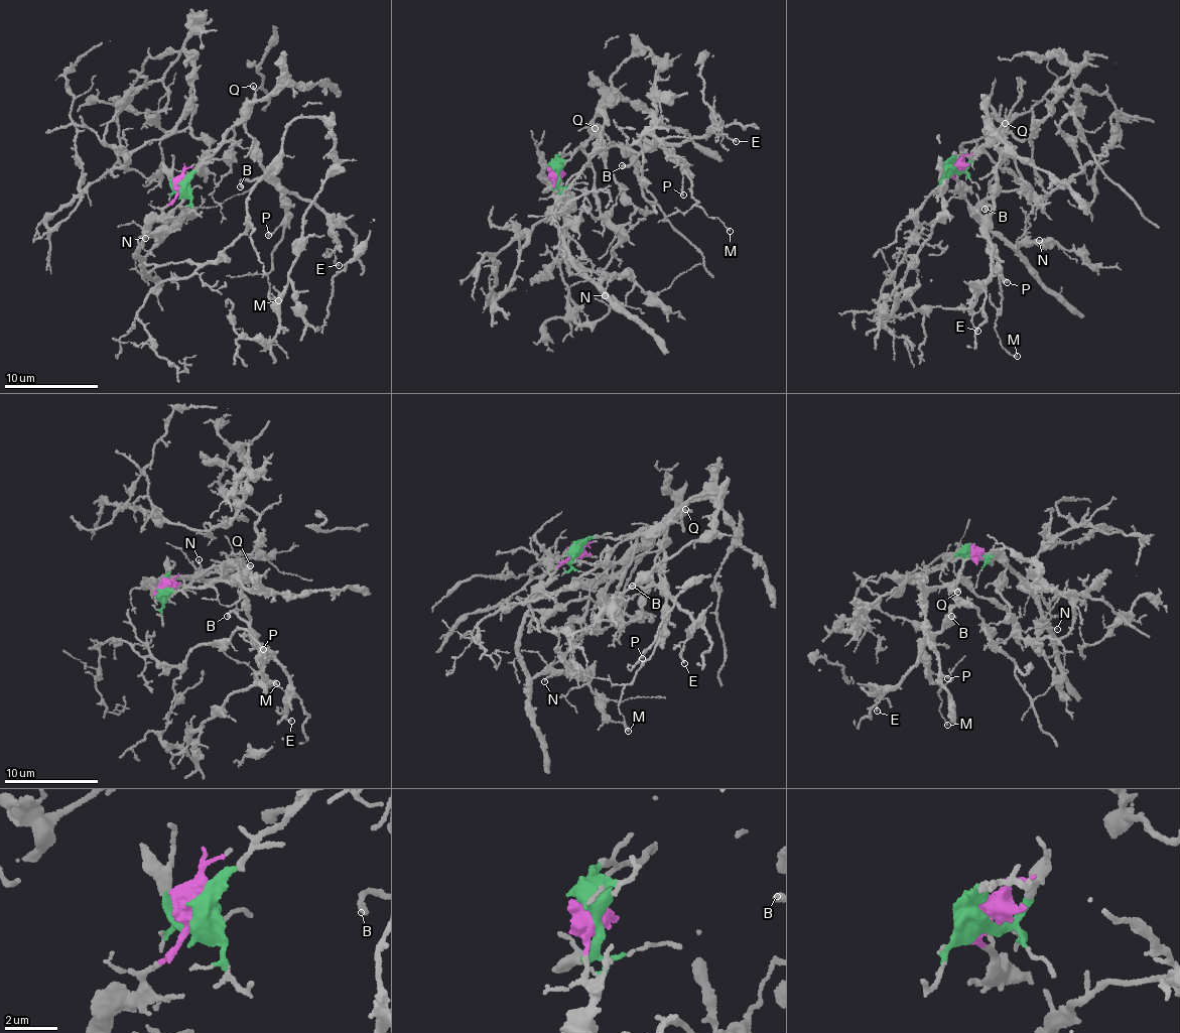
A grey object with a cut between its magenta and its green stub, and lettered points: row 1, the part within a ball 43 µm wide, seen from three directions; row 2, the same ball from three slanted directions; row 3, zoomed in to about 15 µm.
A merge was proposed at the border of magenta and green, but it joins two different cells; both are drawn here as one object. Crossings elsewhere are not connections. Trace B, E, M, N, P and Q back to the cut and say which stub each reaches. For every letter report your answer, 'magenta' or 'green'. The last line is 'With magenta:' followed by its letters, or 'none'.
B: green
E: green
M: green
N: magenta
P: green
Q: green
With magenta: N

